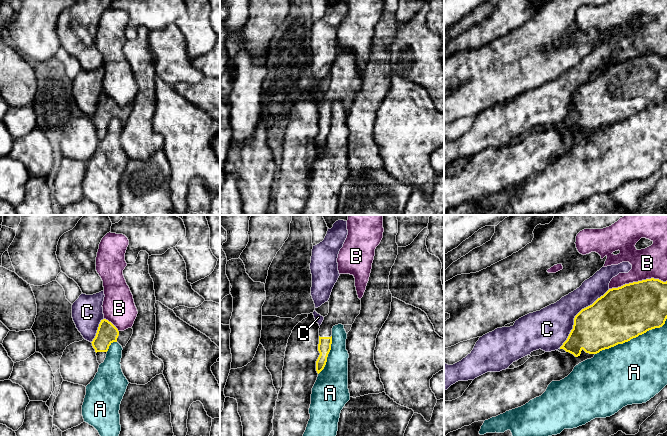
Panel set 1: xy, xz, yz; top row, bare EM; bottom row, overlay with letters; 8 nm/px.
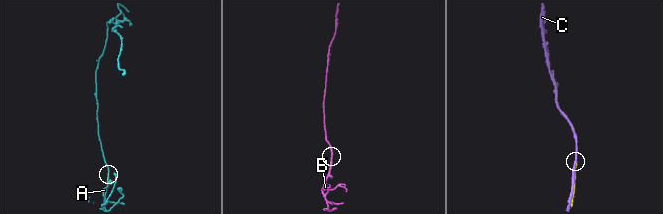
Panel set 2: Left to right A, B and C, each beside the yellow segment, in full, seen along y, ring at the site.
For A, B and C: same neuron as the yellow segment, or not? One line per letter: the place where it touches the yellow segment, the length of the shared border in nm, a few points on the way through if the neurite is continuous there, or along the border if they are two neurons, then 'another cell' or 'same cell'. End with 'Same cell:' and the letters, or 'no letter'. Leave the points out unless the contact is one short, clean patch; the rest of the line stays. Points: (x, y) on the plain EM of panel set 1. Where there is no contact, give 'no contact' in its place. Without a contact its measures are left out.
A: contact yz (633, 113); length 650 nm; another cell
B: contact yz (638, 57); length 480 nm; another cell
C: contact yz (576, 91); length 600 nm; another cell
Same cell: no letter

